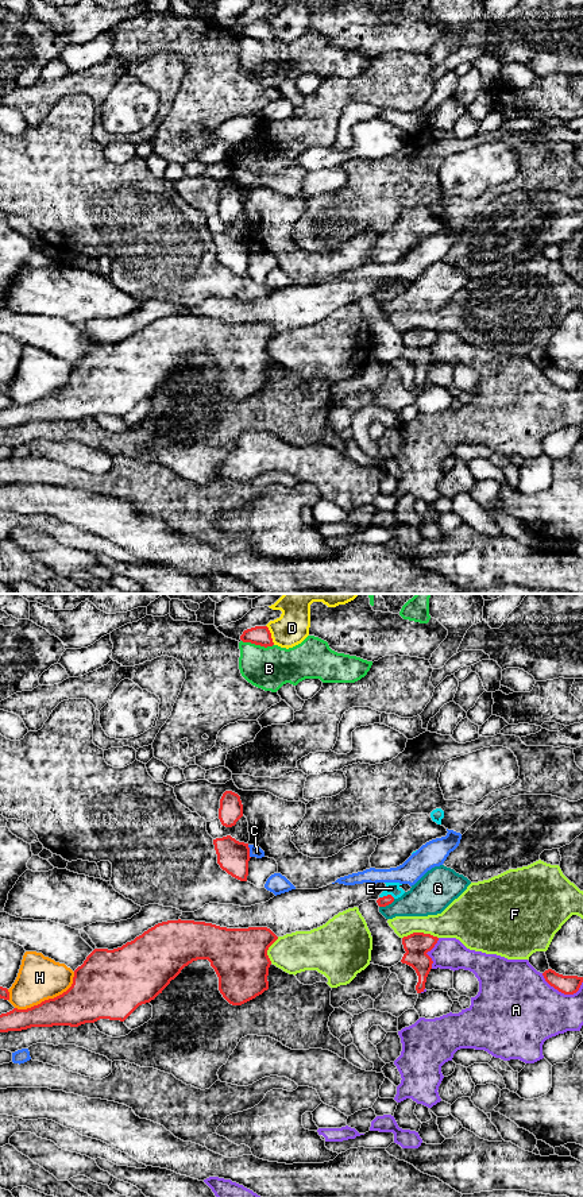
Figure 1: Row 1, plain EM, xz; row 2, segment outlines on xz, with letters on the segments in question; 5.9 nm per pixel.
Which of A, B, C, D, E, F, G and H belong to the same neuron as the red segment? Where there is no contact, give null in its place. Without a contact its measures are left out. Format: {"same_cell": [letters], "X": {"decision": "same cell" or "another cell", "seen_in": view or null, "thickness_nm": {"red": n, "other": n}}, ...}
{"same_cell": ["E"], "A": {"decision": "another cell", "seen_in": "xz", "thickness_nm": {"red": 110, "other": 420}}, "B": {"decision": "another cell", "seen_in": "xz", "thickness_nm": {"red": 110, "other": 260}}, "C": {"decision": "another cell", "seen_in": "xz", "thickness_nm": {"red": 190, "other": 70}}, "D": {"decision": "another cell", "seen_in": "xz", "thickness_nm": {"red": 110, "other": 200}}, "E": {"decision": "same cell", "seen_in": "xz", "thickness_nm": {"red": 60, "other": 80}}, "F": {"decision": "another cell", "seen_in": "xz", "thickness_nm": {"red": 150, "other": 220}}, "G": {"decision": "another cell", "seen_in": "xz", "thickness_nm": {"red": 60, "other": 220}}, "H": {"decision": "another cell", "seen_in": "xz", "thickness_nm": {"red": 280, "other": 260}}}

